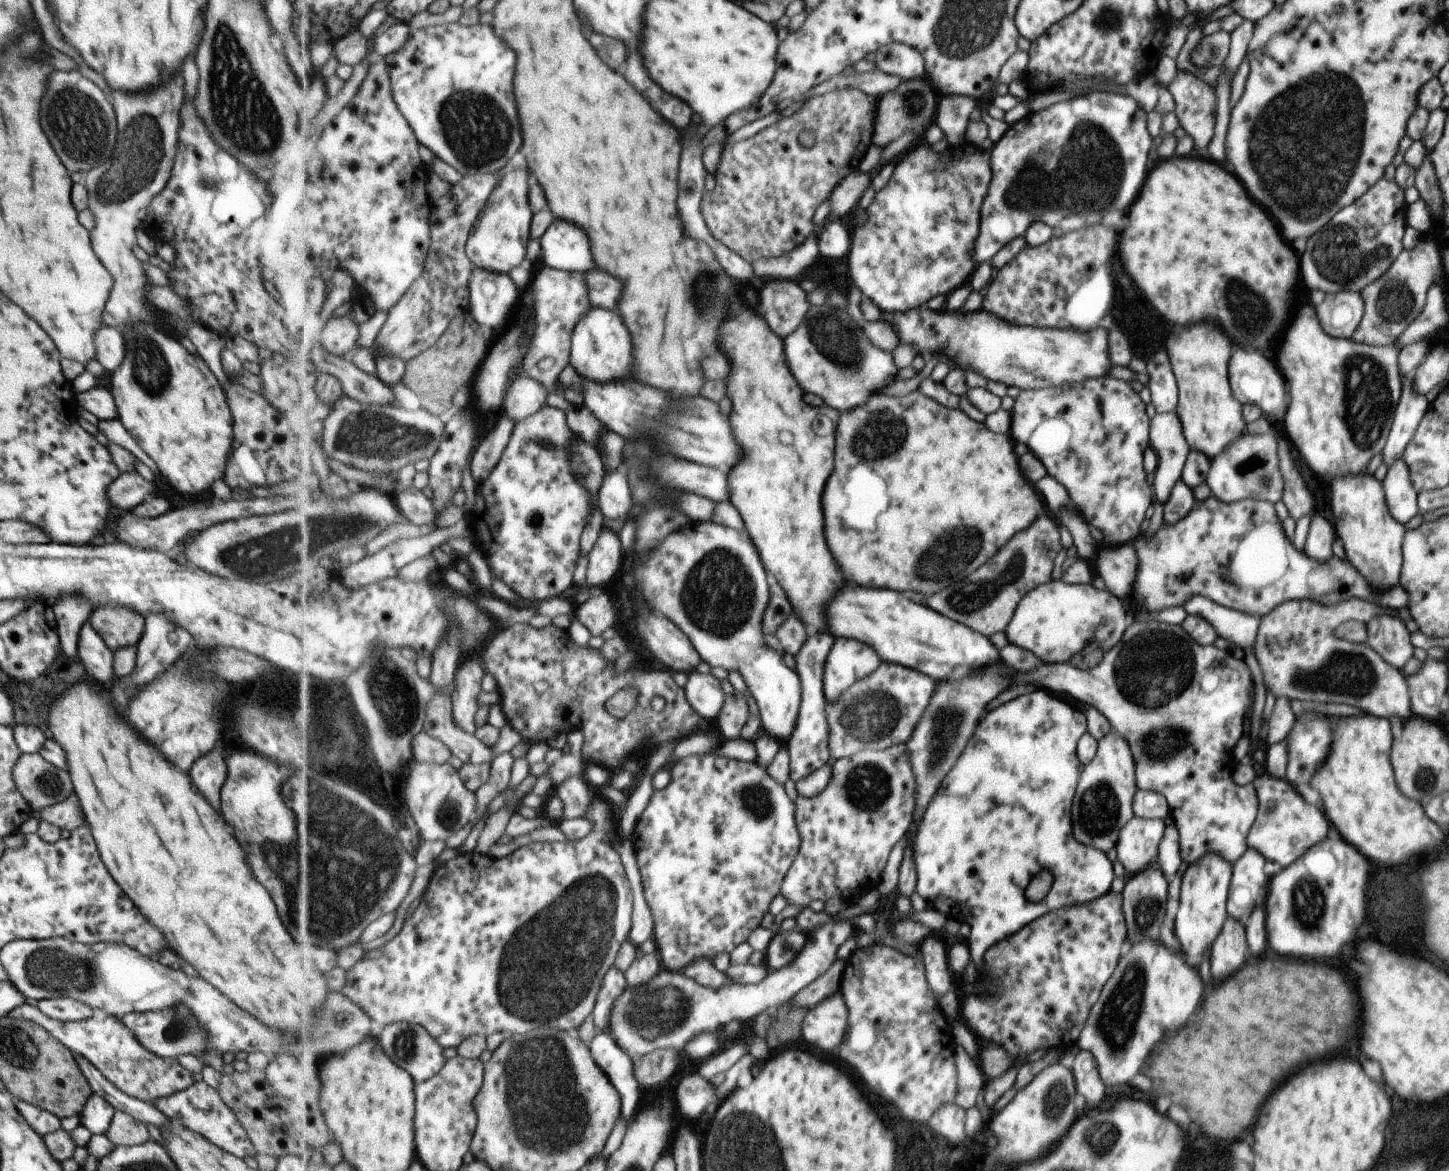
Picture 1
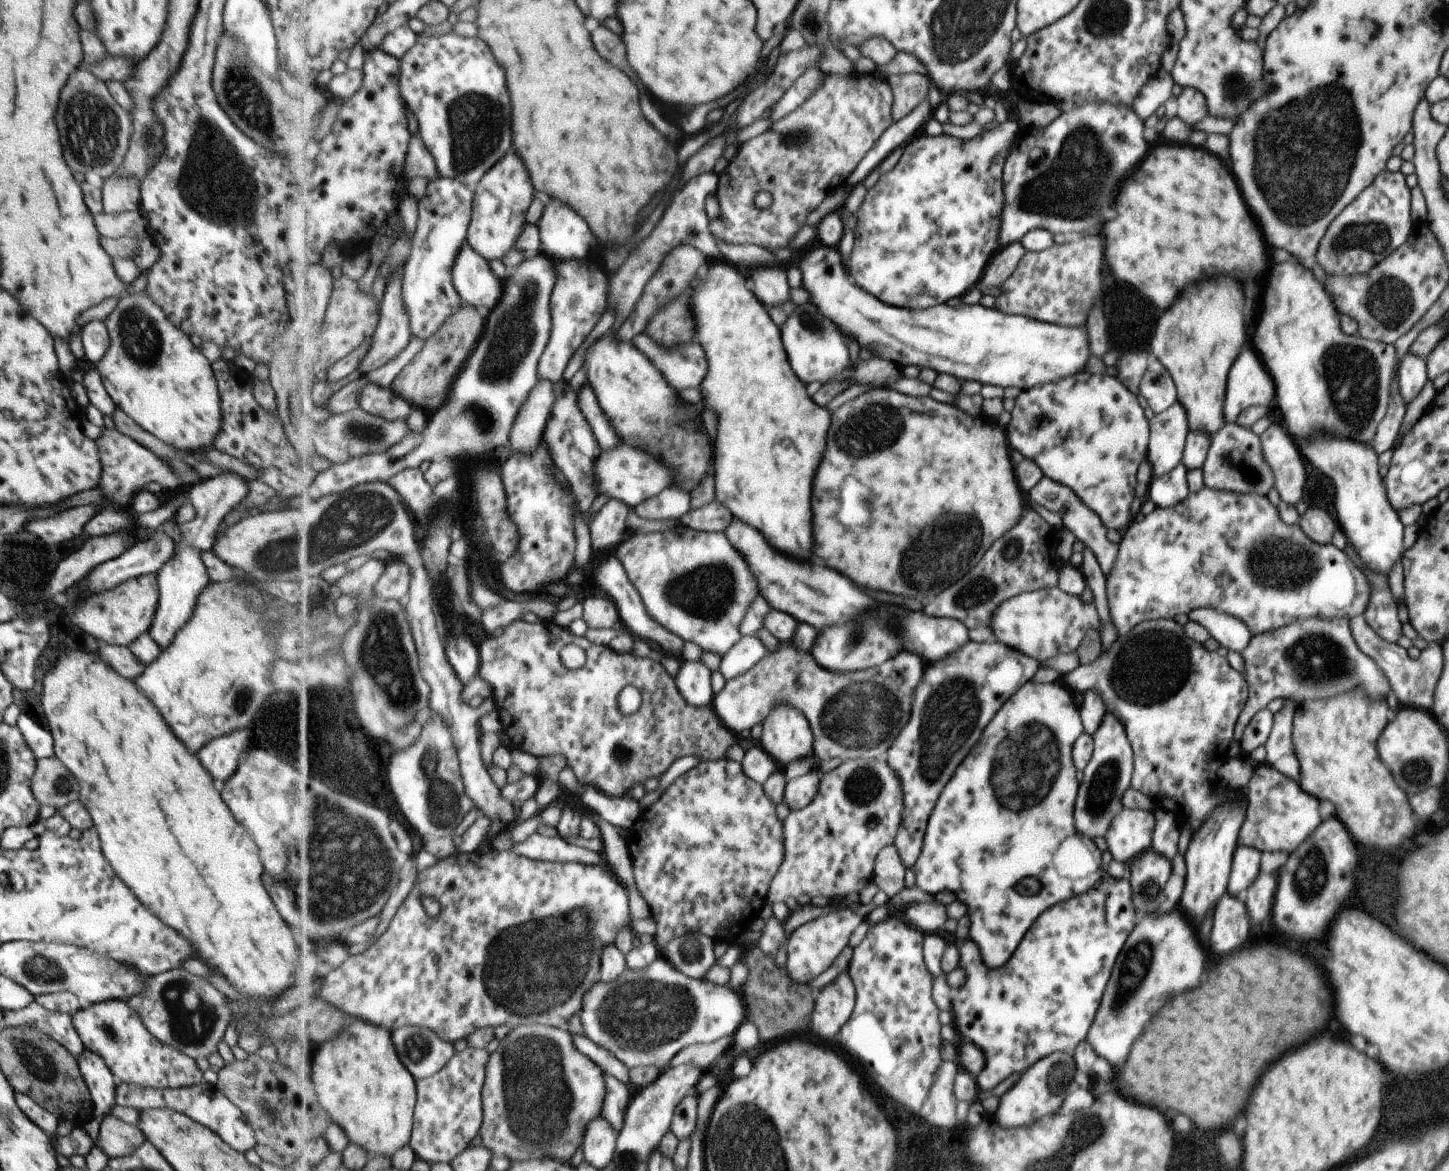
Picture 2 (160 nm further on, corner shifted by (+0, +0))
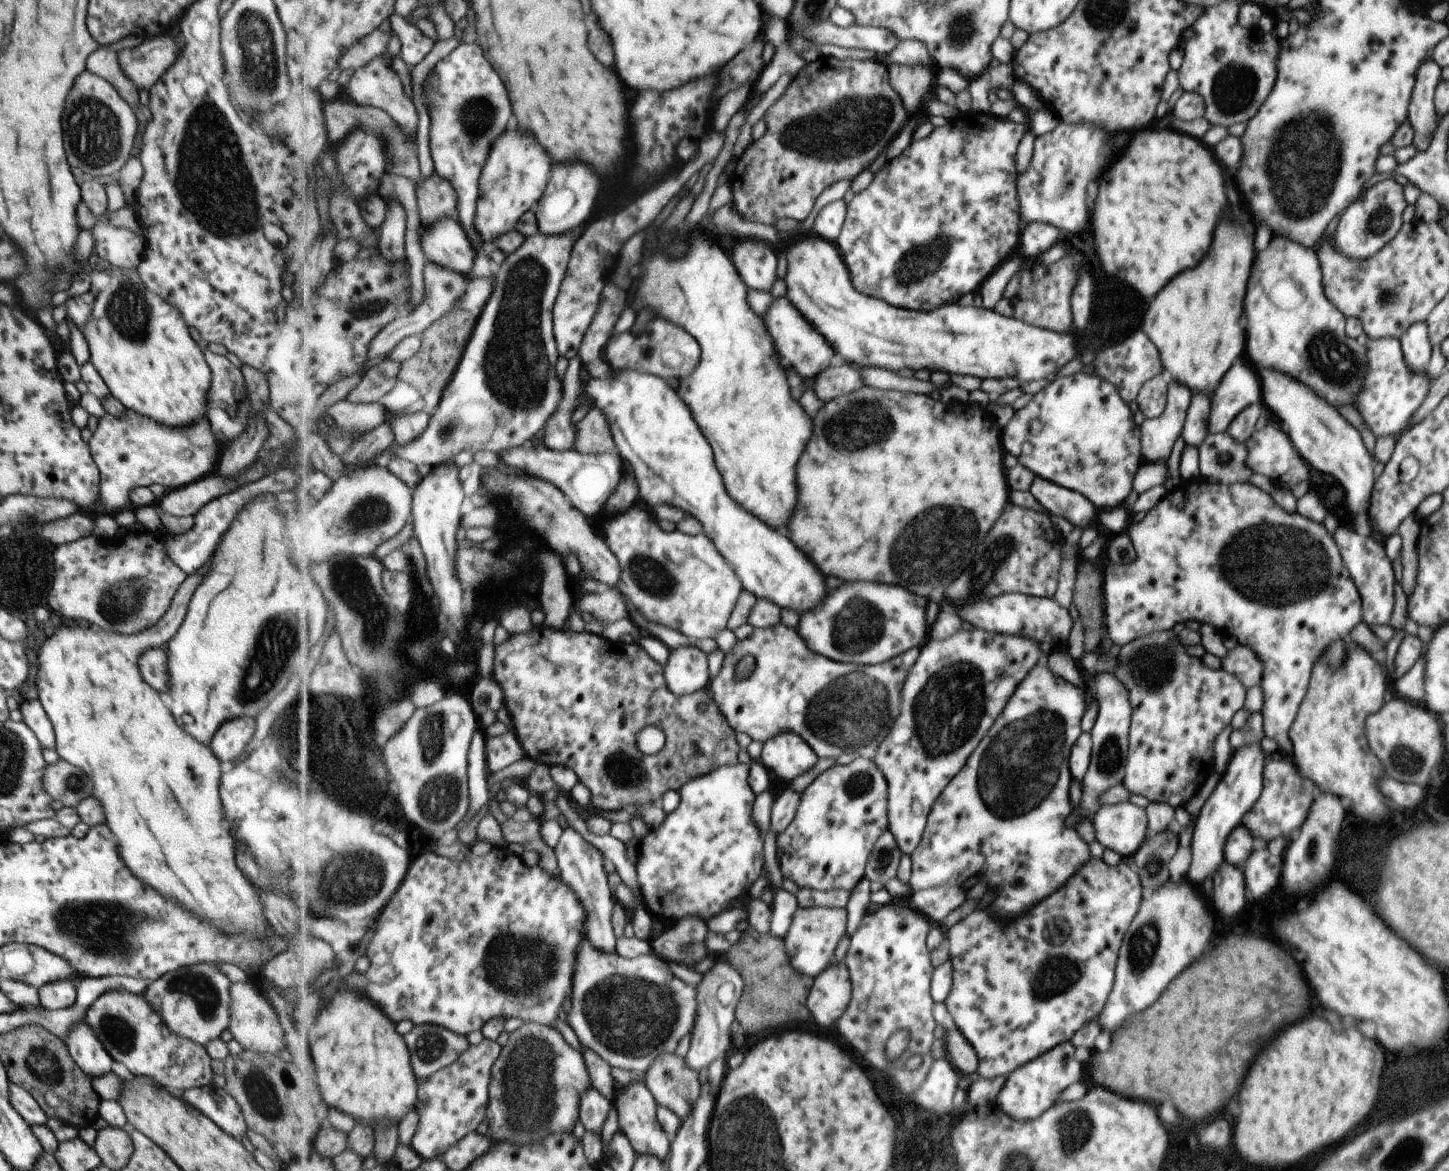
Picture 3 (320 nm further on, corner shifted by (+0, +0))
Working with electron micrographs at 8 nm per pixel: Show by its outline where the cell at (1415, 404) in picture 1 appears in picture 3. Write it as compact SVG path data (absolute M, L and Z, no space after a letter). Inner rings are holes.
M1419 321L1411 325L1399 340L1407 368L1415 374L1425 373L1431 347L1426 322Z

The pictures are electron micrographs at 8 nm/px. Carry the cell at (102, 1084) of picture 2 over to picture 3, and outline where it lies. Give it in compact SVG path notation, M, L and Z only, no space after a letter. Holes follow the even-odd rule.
M83 1018L70 1026L63 1041L69 1056L87 1077L93 1078L111 1072L112 1058L102 1049L95 1033L84 1023Z

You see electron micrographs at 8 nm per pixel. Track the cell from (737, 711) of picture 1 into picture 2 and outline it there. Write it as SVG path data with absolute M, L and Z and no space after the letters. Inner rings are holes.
M779 641L779 644L780 647L776 651L769 651L751 670L728 680L725 688L714 696L712 706L727 728L739 734L743 730L751 730L754 724L763 726L765 719L782 701L793 705L808 718L811 730L814 732L814 752L820 761L833 760L833 744L843 746L843 738L845 738L845 748L849 748L849 754L855 750L855 756L877 754L879 757L884 757L899 736L901 728L910 721L915 686L921 684L923 678L923 660L913 652L901 652L897 658L889 660L887 664L881 664L879 668L851 672L851 674L849 672L837 674L820 665L812 653L798 649L794 641Z

